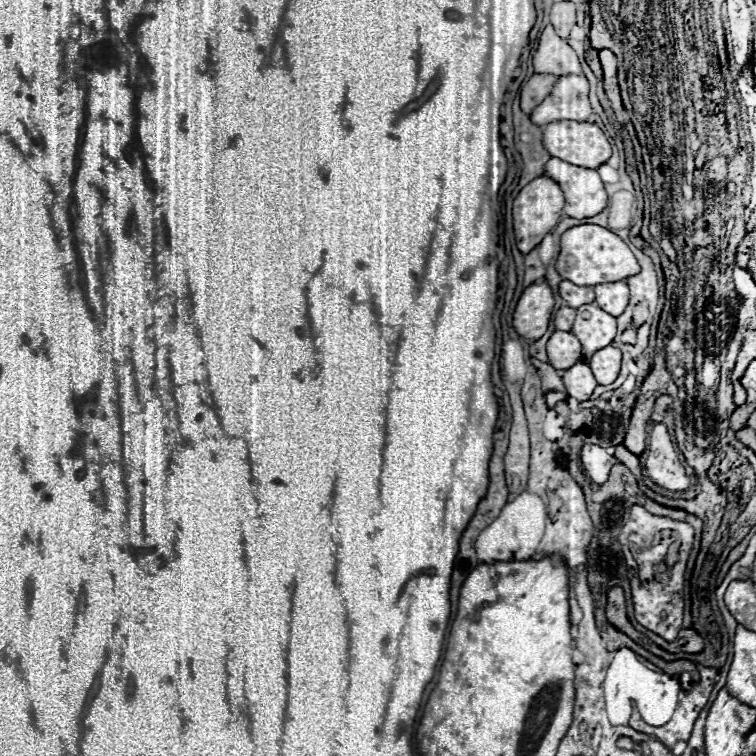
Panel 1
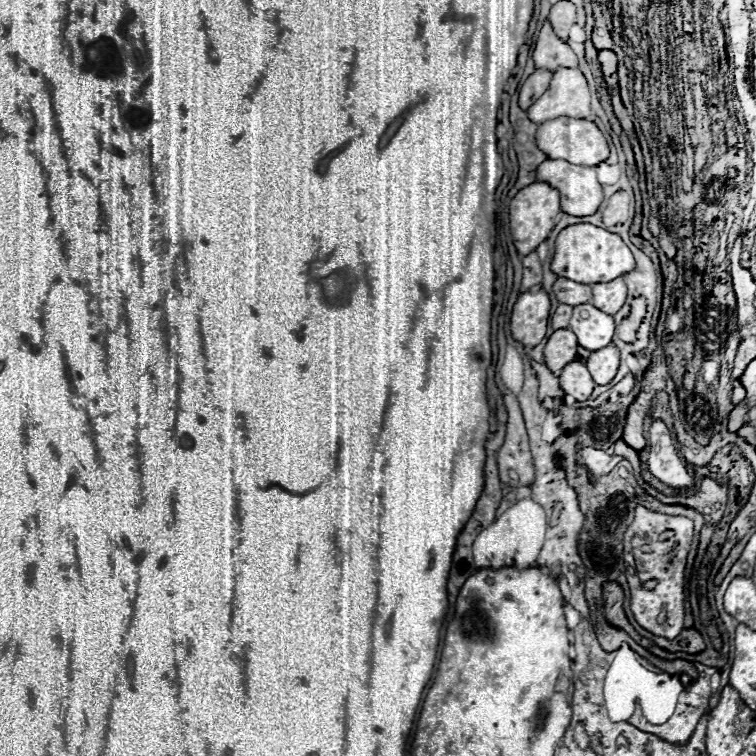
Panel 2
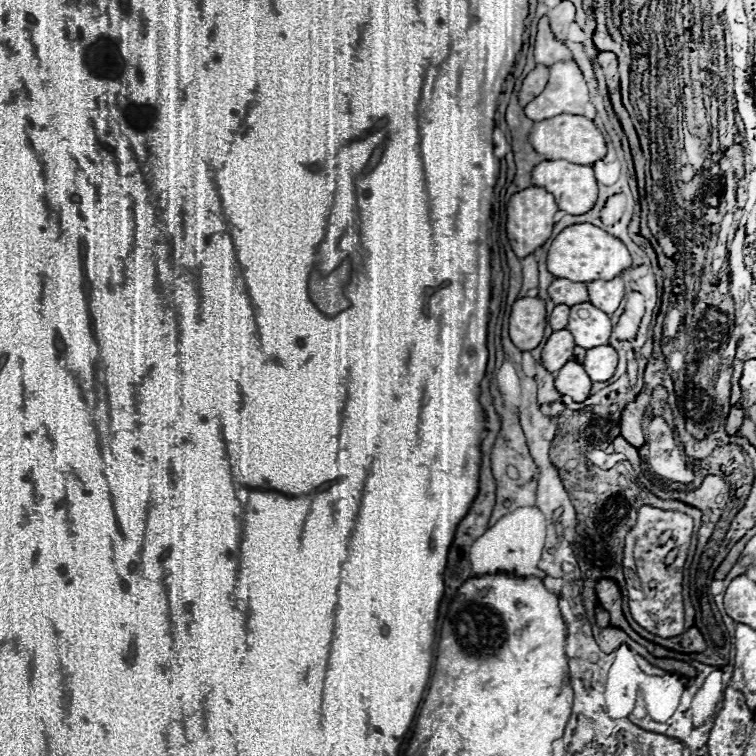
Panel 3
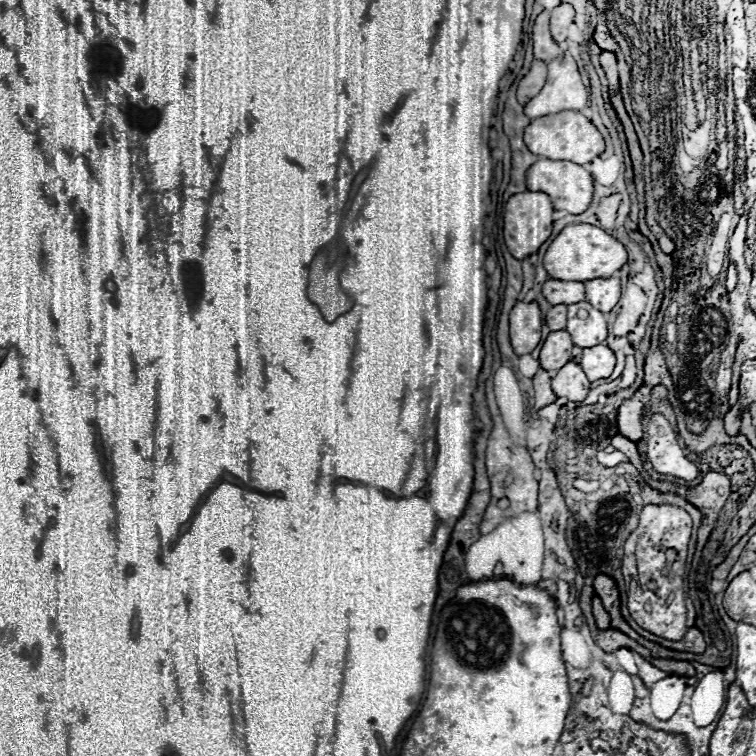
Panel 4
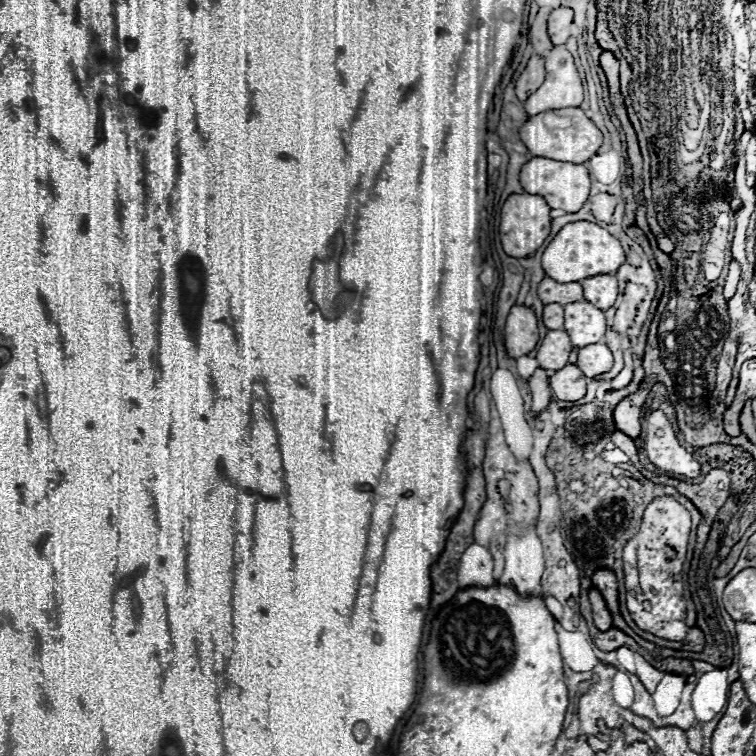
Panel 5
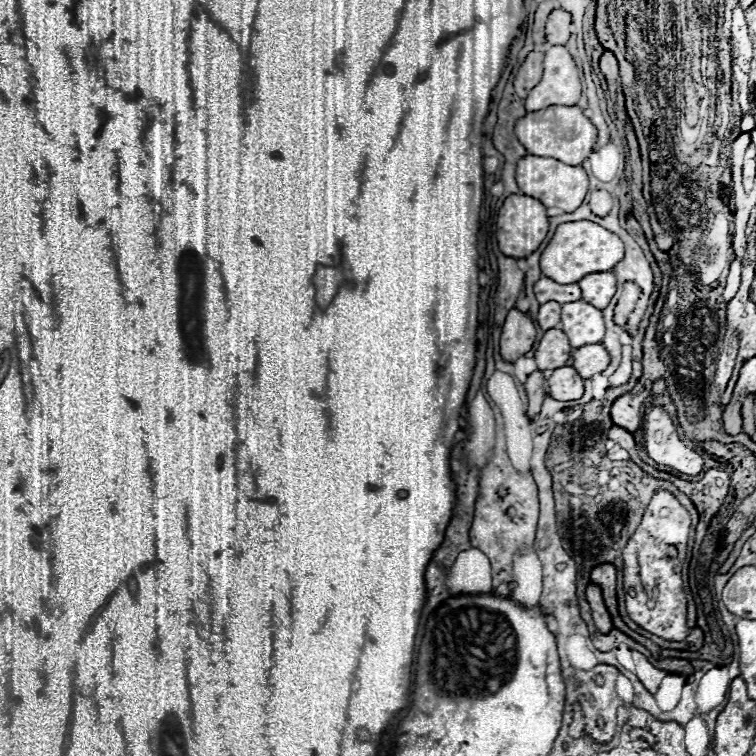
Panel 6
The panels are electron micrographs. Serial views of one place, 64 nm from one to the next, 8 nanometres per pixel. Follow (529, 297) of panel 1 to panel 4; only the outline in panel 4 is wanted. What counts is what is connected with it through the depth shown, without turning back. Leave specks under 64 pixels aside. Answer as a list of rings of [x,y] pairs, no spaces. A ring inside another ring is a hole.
[[[516,302],[510,312],[510,342],[518,356],[530,354],[538,346],[542,324],[536,302]]]

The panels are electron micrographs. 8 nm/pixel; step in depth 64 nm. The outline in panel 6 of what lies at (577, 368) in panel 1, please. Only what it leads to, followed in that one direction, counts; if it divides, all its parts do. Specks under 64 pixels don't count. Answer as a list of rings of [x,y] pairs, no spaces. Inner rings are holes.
[[[572,366],[554,370],[554,374],[548,378],[548,386],[550,396],[560,402],[578,400],[584,394],[584,378]]]

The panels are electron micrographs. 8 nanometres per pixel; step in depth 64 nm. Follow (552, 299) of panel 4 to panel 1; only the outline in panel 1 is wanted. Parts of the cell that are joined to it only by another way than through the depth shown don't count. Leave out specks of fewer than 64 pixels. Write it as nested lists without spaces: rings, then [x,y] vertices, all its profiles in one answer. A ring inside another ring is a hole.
[[[568,280],[560,282],[560,296],[570,308],[580,308],[584,304],[590,304],[594,300],[592,286],[576,286]]]

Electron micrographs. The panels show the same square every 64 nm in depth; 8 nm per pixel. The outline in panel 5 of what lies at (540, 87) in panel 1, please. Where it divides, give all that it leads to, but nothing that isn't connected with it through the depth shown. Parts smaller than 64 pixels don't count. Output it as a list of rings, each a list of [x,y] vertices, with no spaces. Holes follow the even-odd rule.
[[[532,56],[526,70],[520,74],[518,82],[516,82],[516,96],[518,100],[526,100],[532,92],[536,92],[540,88],[540,84],[544,82],[544,58],[542,56]]]

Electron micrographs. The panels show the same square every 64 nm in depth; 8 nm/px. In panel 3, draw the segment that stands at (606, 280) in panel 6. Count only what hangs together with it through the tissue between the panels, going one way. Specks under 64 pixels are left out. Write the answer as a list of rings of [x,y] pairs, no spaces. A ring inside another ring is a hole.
[[[620,276],[608,282],[602,280],[588,282],[588,294],[590,294],[590,302],[596,308],[600,308],[606,314],[614,314],[614,310],[620,306],[624,298],[624,282]]]

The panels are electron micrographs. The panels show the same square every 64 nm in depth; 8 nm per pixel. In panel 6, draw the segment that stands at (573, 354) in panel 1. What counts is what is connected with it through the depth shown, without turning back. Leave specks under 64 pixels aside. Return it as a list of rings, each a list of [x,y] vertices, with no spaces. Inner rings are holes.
[[[558,328],[548,330],[542,336],[534,358],[538,362],[538,370],[556,370],[556,368],[566,366],[570,358],[570,344],[568,344],[566,334]]]

